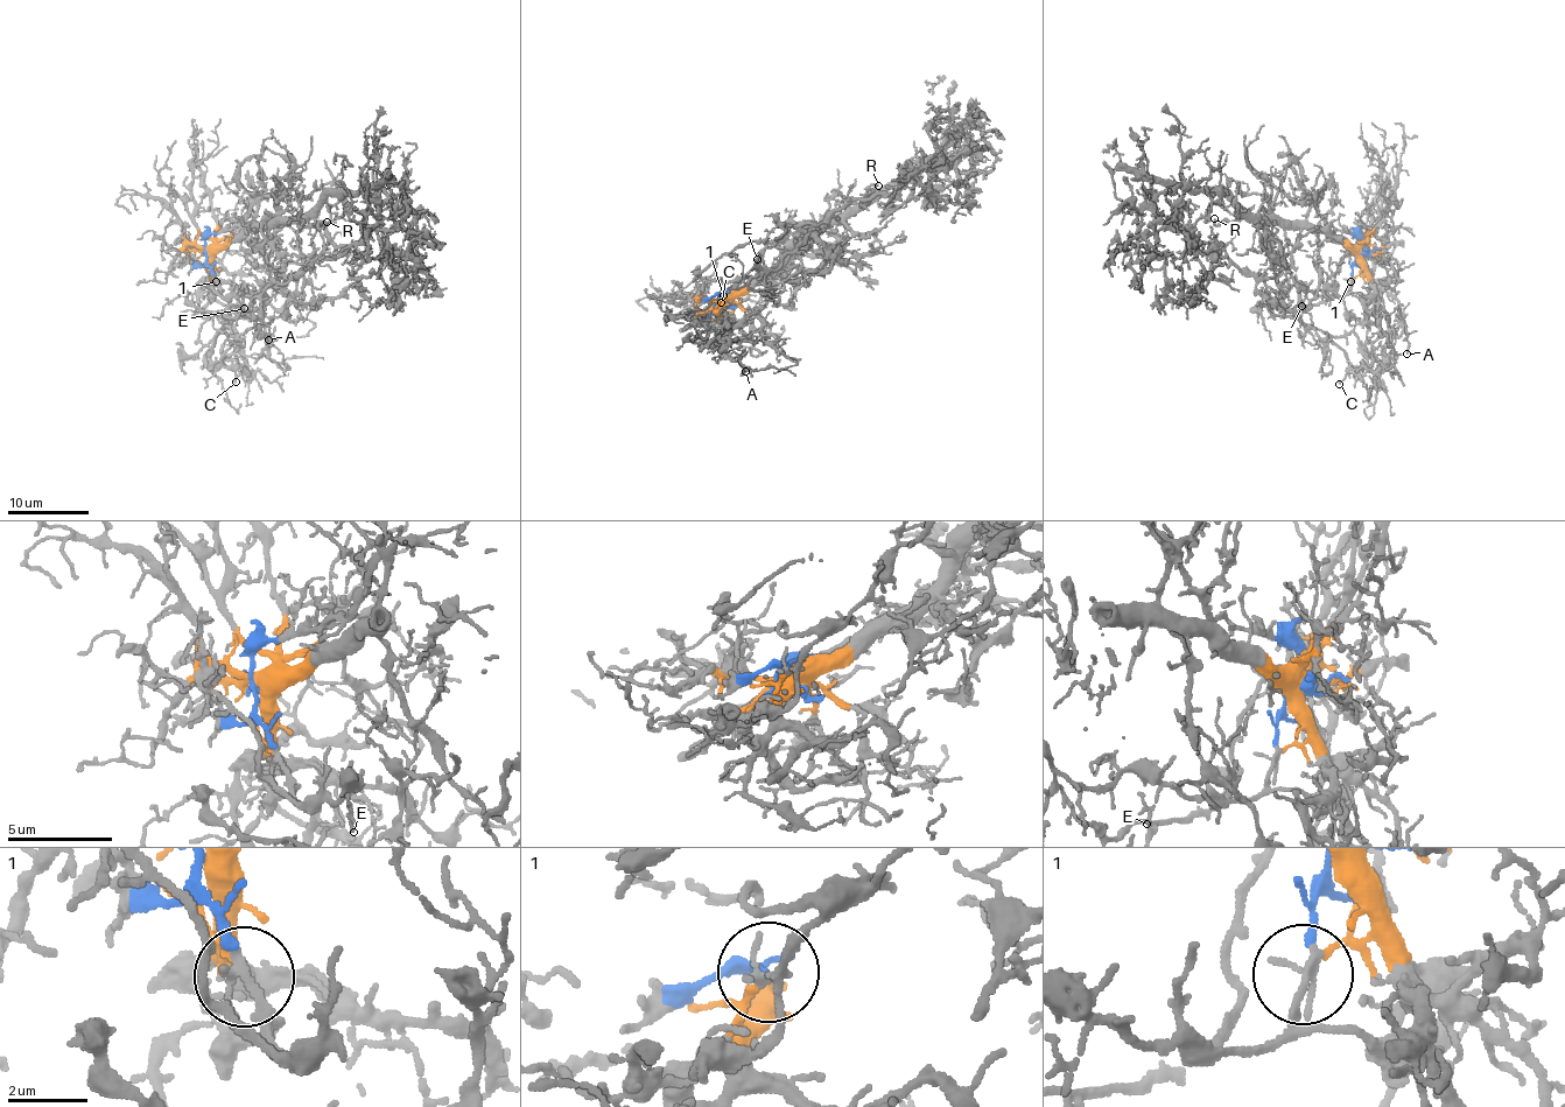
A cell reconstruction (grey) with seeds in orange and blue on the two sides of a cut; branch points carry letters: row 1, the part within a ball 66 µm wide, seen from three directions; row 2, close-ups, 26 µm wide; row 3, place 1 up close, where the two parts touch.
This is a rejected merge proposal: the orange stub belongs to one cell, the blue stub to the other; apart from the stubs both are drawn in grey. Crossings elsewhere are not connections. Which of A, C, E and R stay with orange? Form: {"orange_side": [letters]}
{"orange_side": ["A", "R"]}

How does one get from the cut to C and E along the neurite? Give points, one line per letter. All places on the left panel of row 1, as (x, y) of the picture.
C: (208, 252), (222, 295), (258, 296), (293, 279), (288, 309), (225, 354), (236, 383)
E: (208, 252), (206, 259), (217, 288), (222, 295), (232, 298), (241, 294), (244, 309)

